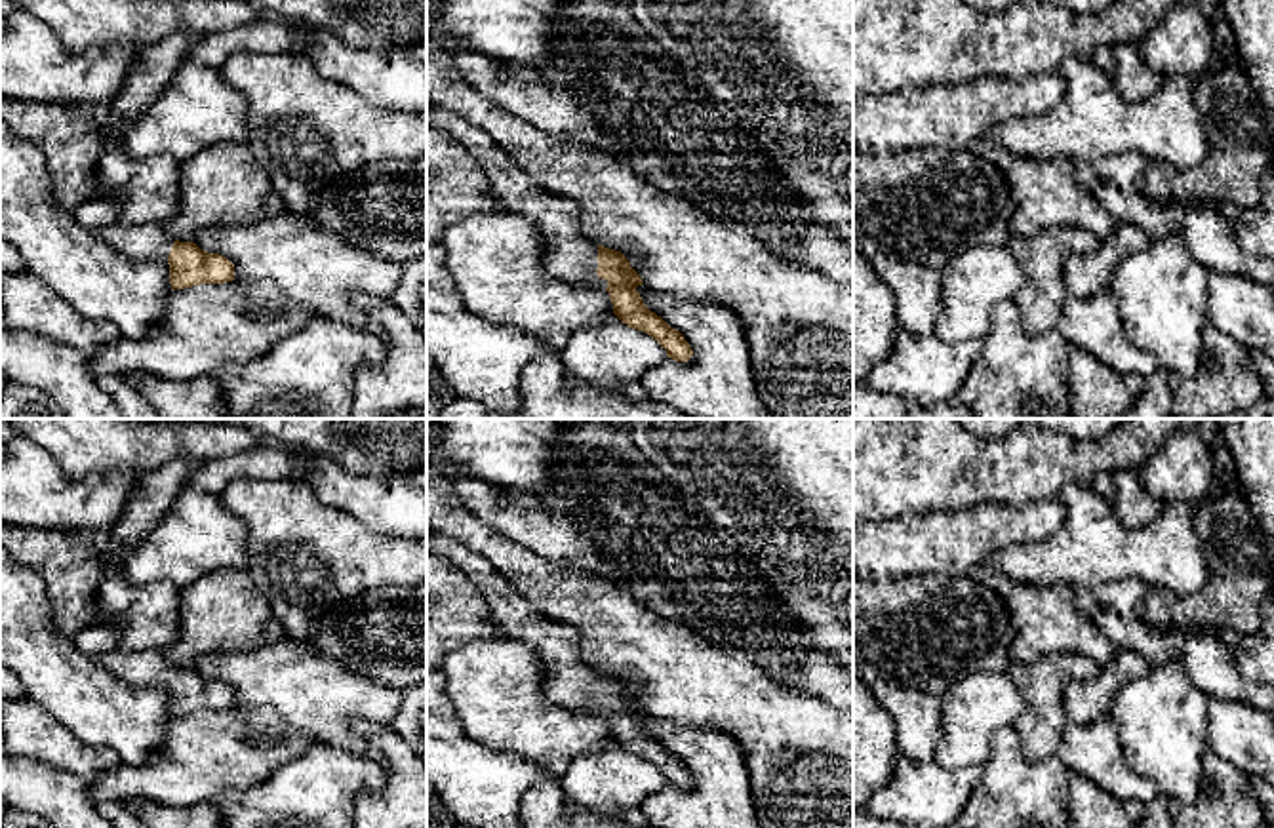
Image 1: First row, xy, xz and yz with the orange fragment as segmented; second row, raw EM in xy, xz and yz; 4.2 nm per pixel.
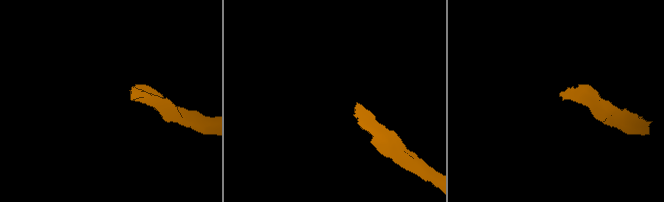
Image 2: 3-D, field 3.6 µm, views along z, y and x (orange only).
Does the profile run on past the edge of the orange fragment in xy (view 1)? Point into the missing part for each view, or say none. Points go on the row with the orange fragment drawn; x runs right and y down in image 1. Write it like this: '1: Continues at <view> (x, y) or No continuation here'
1: Continues at xy (145, 242)

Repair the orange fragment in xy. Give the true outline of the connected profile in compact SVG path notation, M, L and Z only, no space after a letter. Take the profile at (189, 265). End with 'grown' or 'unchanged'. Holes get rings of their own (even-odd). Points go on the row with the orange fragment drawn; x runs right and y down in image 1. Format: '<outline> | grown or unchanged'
M116 223L97 234L129 259L168 263L171 289L234 280L234 265L227 257L202 251L194 242L173 240L158 223Z | grown

